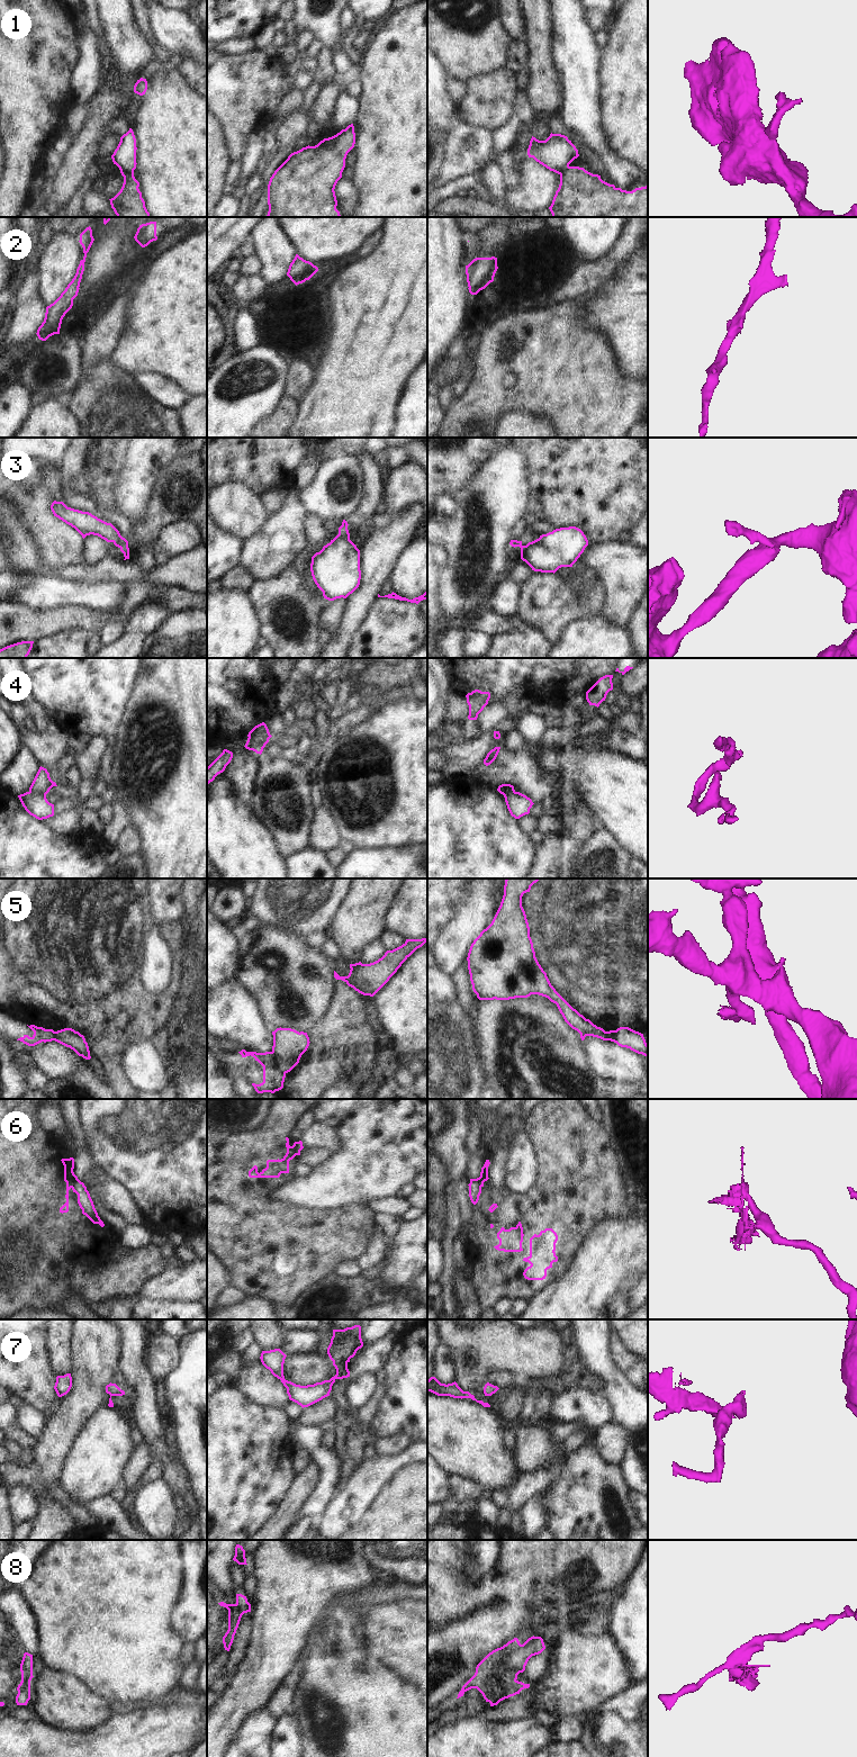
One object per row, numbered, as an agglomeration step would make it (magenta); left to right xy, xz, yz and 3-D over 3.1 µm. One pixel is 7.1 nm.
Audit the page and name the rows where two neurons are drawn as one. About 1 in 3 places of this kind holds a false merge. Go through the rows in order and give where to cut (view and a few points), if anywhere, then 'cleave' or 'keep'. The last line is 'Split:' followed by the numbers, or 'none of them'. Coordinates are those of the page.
1: xy (133, 171), (122, 173) | cleave
2: no cut | keep
3: xz (348, 530), (339, 533) | cleave
4: xz (249, 737), (259, 753) | cleave
5: xz (271, 1052), (277, 1066), (285, 1074) | cleave
6: yz (470, 1181), (475, 1181), (480, 1187) | cleave
7: xy (120, 1389), (113, 1395) | cleave
8: yz (515, 1679), (494, 1679), (489, 1686), (489, 1702) | cleave
Split: 1, 3, 4, 5, 6, 7, 8

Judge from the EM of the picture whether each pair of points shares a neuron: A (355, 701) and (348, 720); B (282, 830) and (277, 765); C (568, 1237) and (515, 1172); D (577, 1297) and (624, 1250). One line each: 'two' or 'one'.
A: two
B: one
C: two
D: one

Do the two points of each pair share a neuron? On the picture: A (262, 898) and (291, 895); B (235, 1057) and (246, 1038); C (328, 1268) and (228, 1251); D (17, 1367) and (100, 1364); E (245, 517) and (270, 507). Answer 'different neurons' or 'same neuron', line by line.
A: same neuron
B: different neurons
C: same neuron
D: different neurons
E: different neurons

